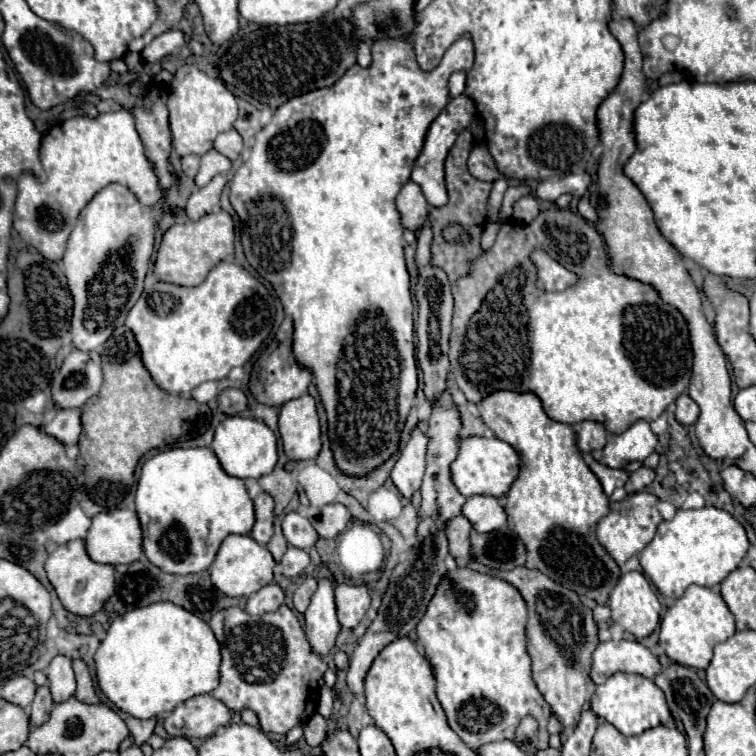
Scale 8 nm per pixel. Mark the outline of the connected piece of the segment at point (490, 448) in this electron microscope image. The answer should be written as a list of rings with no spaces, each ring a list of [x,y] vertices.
[[[468,436],[468,438],[460,438],[460,448],[456,454],[456,460],[452,462],[450,474],[452,474],[452,482],[454,486],[468,498],[474,494],[488,494],[488,496],[504,496],[510,490],[510,484],[516,480],[518,476],[518,454],[516,450],[498,440],[496,436]]]

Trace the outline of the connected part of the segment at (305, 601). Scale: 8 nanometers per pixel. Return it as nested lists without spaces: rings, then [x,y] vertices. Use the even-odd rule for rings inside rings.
[[[308,578],[298,586],[298,590],[294,592],[294,608],[298,612],[304,612],[308,608],[314,590],[316,590],[316,578]]]

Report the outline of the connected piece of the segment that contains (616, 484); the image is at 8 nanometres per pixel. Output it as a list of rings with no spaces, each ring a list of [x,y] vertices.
[[[588,454],[584,456],[584,460],[586,460],[586,464],[592,468],[592,472],[596,474],[596,478],[600,480],[606,496],[610,496],[616,488],[622,488],[622,486],[626,484],[628,476],[630,476],[630,474],[628,474],[626,470],[622,470],[622,468],[618,468],[618,470],[616,470],[616,468],[608,468],[608,466],[592,460]]]

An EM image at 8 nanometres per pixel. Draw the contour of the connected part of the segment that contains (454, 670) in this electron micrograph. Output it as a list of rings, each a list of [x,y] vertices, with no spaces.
[[[454,568],[442,576],[438,588],[428,604],[428,610],[420,624],[416,626],[418,638],[424,644],[426,658],[432,662],[436,672],[436,692],[438,700],[446,712],[448,726],[466,742],[470,750],[476,752],[480,744],[514,740],[514,730],[524,716],[534,716],[538,720],[538,748],[548,748],[548,720],[550,706],[538,692],[528,660],[528,636],[524,636],[524,624],[528,624],[528,608],[524,608],[524,598],[512,584],[500,580],[498,576],[474,572],[472,568]]]

